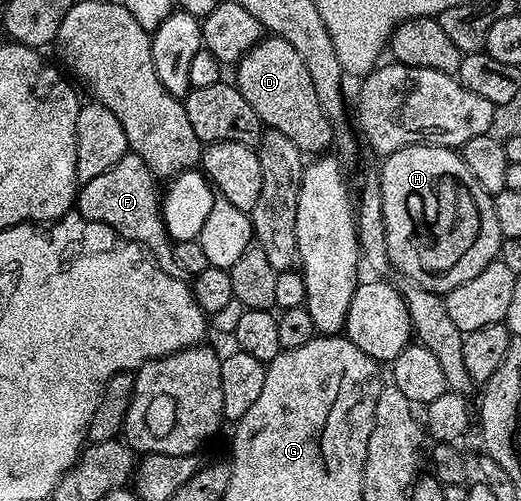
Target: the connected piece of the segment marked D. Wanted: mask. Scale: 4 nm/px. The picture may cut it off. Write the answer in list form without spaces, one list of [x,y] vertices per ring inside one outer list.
[[[273,36],[263,37],[250,50],[246,51],[241,59],[236,63],[238,69],[238,79],[236,85],[238,91],[256,108],[256,116],[272,130],[284,132],[296,148],[300,148],[303,155],[318,156],[331,149],[334,133],[330,127],[330,122],[324,116],[324,108],[320,108],[320,100],[316,100],[316,88],[312,88],[312,76],[308,76],[308,68],[304,68],[304,60],[300,60],[300,52],[288,44],[288,40]]]

